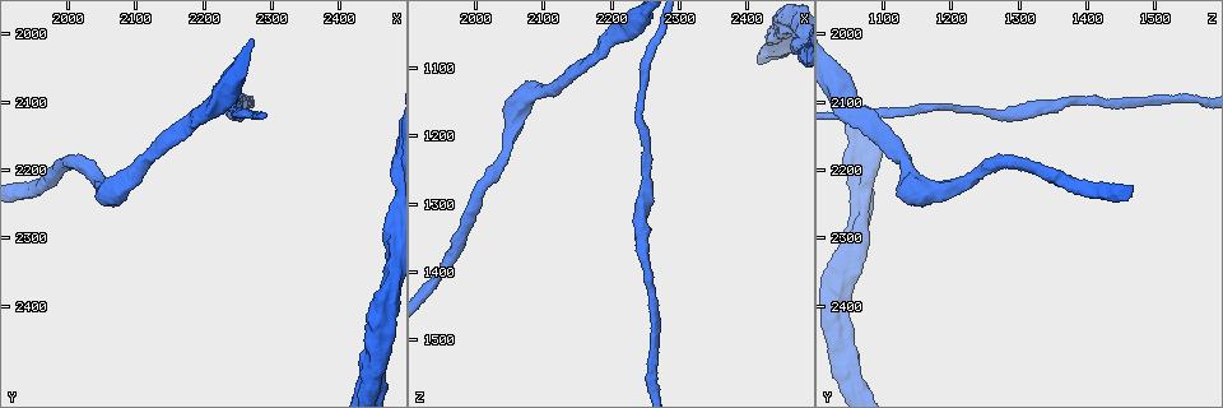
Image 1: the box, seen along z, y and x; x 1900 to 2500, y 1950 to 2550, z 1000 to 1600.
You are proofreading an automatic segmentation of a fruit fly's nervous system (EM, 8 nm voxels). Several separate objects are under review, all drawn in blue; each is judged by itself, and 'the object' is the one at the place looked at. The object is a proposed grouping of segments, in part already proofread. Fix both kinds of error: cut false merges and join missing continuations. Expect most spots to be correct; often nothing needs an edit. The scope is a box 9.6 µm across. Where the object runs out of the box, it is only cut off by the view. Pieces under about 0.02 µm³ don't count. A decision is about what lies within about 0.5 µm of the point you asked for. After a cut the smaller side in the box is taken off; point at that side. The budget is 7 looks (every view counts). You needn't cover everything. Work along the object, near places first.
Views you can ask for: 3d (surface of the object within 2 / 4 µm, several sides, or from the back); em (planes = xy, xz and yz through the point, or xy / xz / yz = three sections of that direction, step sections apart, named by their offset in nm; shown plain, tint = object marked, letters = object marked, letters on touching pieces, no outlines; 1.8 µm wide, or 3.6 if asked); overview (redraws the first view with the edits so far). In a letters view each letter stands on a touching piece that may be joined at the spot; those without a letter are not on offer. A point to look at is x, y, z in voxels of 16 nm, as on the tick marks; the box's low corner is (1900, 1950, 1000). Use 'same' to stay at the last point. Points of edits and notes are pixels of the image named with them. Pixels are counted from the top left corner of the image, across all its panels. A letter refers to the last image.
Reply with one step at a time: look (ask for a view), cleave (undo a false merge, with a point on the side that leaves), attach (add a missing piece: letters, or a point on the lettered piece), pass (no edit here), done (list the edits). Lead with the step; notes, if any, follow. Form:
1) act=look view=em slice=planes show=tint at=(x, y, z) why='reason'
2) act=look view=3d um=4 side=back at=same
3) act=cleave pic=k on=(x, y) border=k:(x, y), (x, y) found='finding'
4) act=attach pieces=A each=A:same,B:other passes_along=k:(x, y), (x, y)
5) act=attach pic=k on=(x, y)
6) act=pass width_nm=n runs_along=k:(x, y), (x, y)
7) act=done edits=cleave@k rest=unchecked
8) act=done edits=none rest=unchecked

act=look view=3d um=2 at=(2055, 2225, 1195) why='calibre changes'

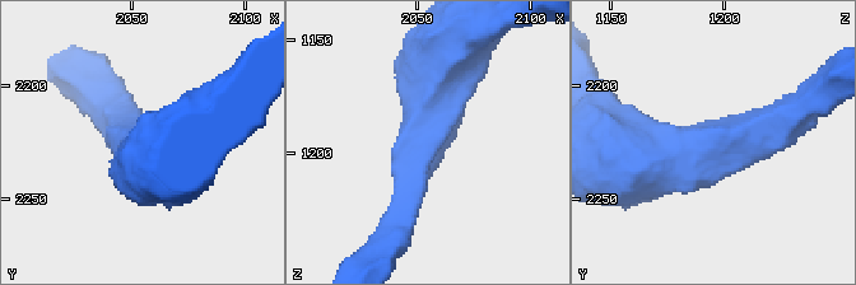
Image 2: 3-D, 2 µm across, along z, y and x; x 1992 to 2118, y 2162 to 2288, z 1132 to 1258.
act=look view=em um=3.6 slice=planes show=tint at=(2052, 2229, 1194) why='now the EM'

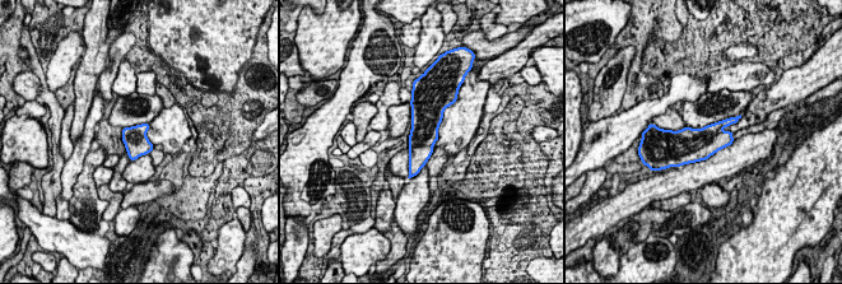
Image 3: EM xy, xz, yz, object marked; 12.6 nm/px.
act=look view=em um=3.6 slice=planes show=letters at=same why='what lies round it'

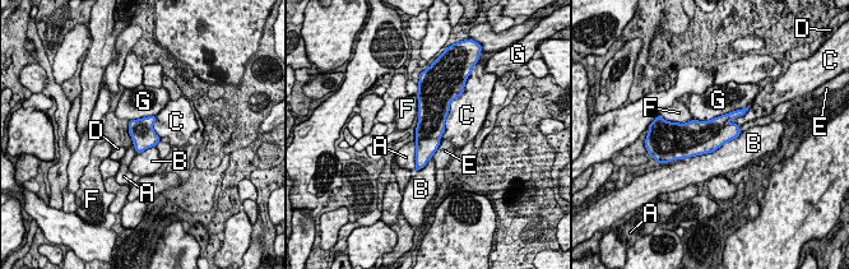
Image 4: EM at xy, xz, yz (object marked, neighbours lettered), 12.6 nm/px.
act=pass longest_contact=B:850nm each=A:other,B:other,C:other,D:other,E:other,F:other,G:other border=4:(454, 98), (440, 142) found='continuous, no second cell'

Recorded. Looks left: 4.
act=look view=3d um=4 at=(2185, 2115, 1080) why='thick turns thin'

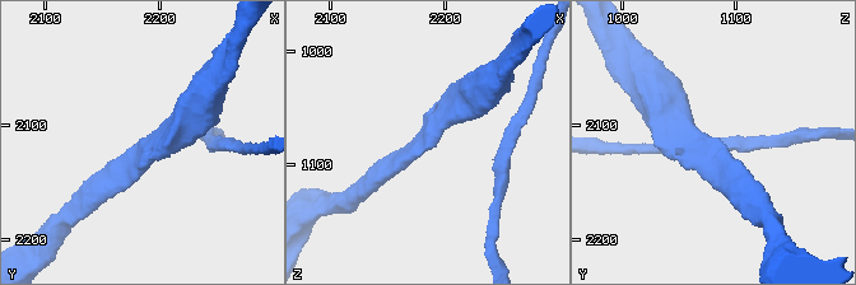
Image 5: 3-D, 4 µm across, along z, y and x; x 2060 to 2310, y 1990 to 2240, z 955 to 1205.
act=look view=em um=3.6 slice=xy step=8 show=tint at=(2188, 2114, 1078) why='now the EM'

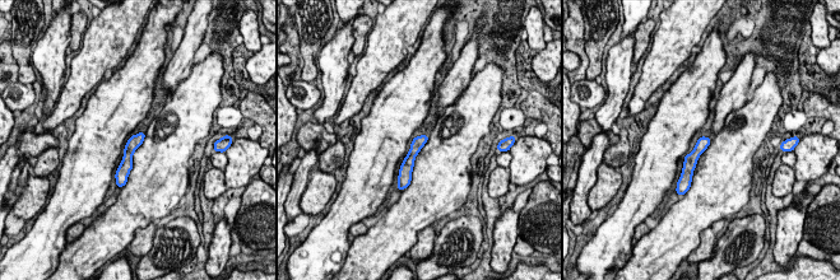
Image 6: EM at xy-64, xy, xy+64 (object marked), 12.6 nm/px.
act=look view=em um=3.6 slice=yz step=16 show=letters at=same why='another direction'

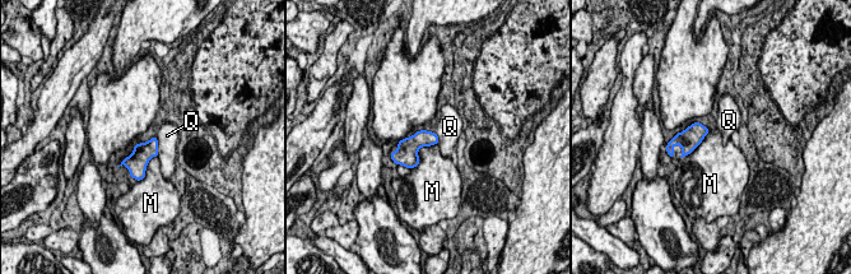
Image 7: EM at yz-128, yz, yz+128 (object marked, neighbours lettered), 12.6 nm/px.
act=pass each=M:other,Q:other border=7:(437, 143), (422, 147), (410, 170) found='continuous, no second cell'

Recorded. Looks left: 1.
act=done edits=none rest=unchecked

